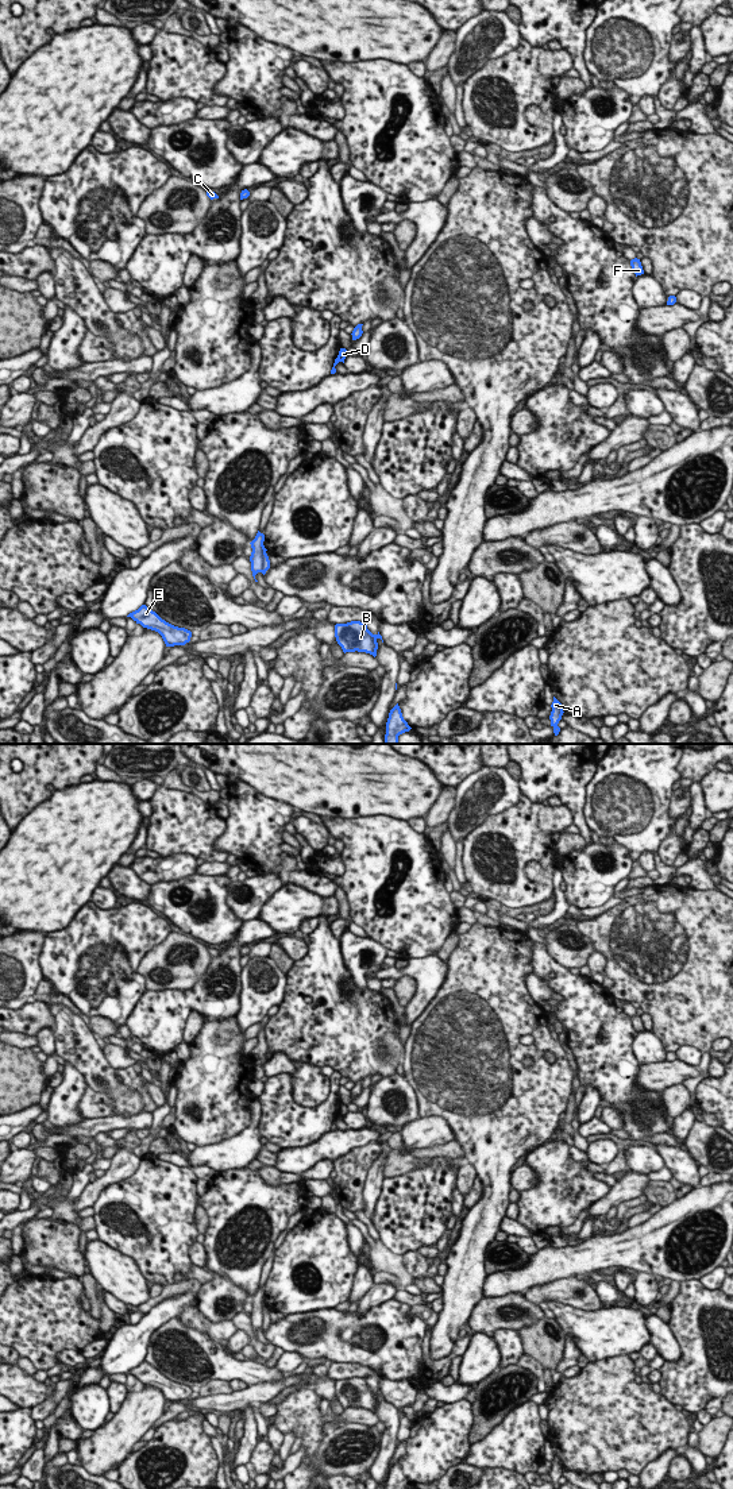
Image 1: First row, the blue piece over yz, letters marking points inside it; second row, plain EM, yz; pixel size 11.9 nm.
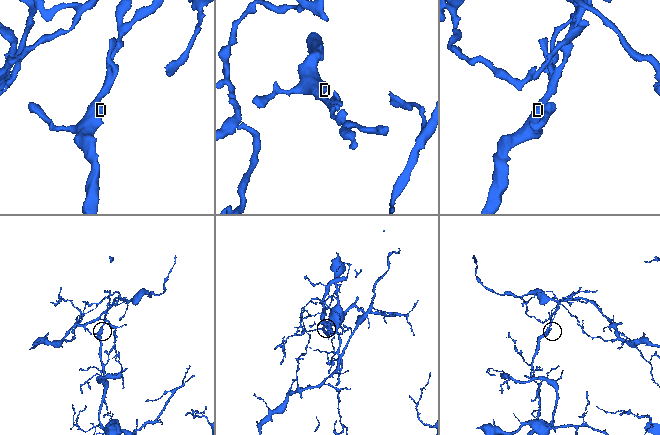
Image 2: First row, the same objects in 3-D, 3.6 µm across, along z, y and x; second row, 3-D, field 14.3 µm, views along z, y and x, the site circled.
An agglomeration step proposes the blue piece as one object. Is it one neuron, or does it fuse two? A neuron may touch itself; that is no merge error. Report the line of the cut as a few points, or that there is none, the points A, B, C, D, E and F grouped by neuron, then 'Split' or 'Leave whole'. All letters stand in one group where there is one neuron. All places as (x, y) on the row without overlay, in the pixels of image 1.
Split along yz (263, 1302), (261, 1306), (261, 1327). Groups: A B E F / C D. Split.

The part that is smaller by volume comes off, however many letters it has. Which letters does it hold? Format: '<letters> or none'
C, D.

